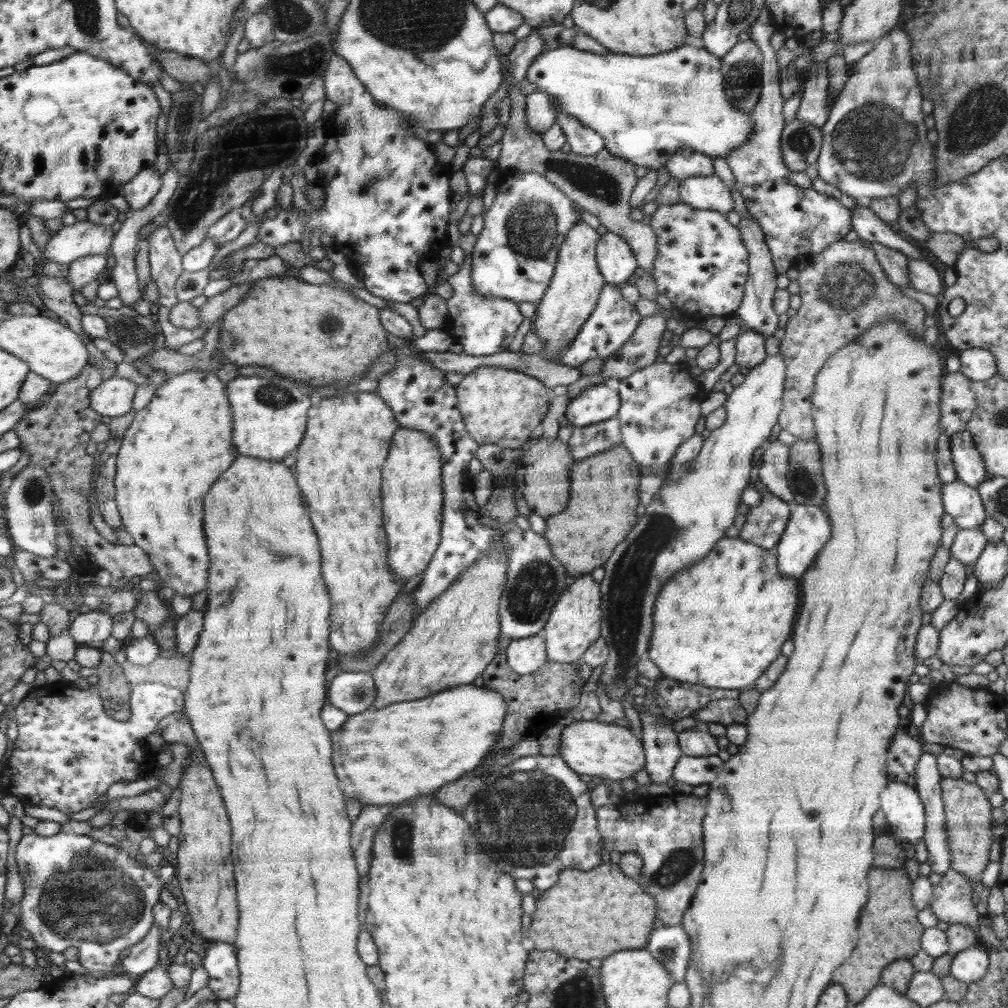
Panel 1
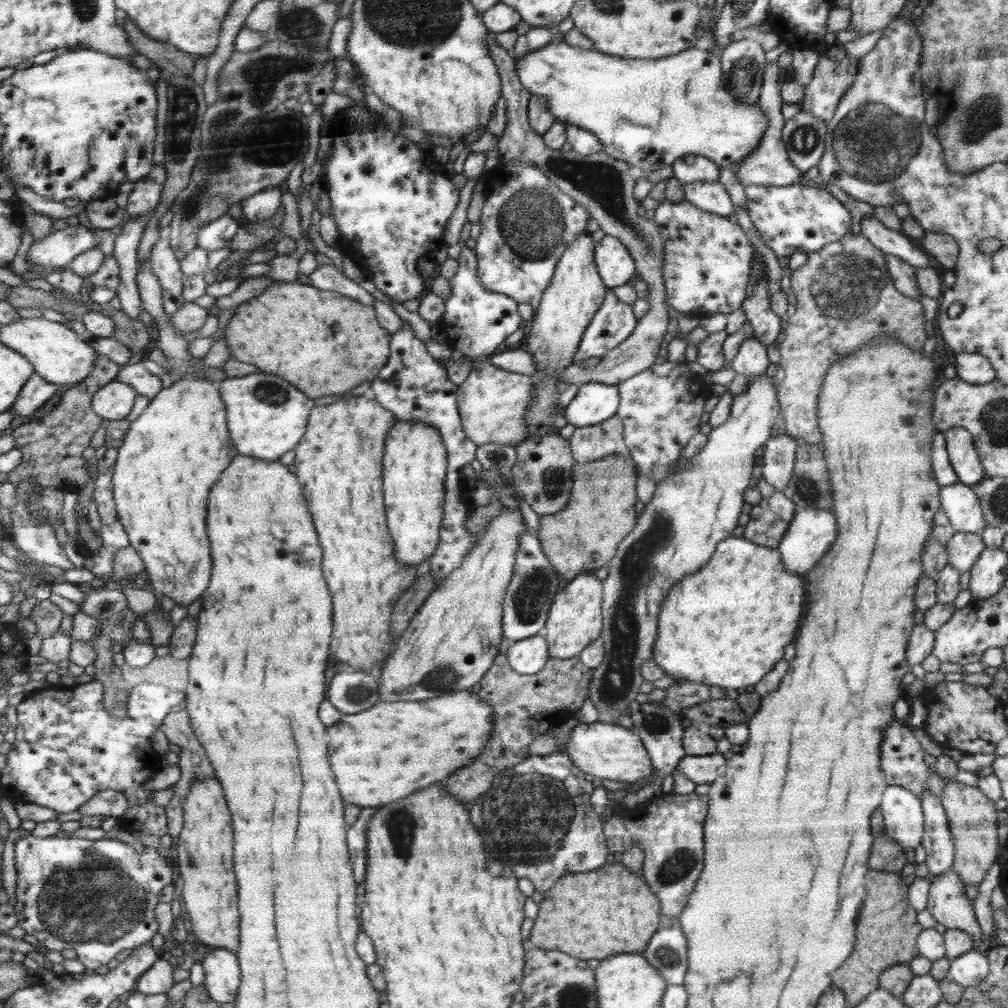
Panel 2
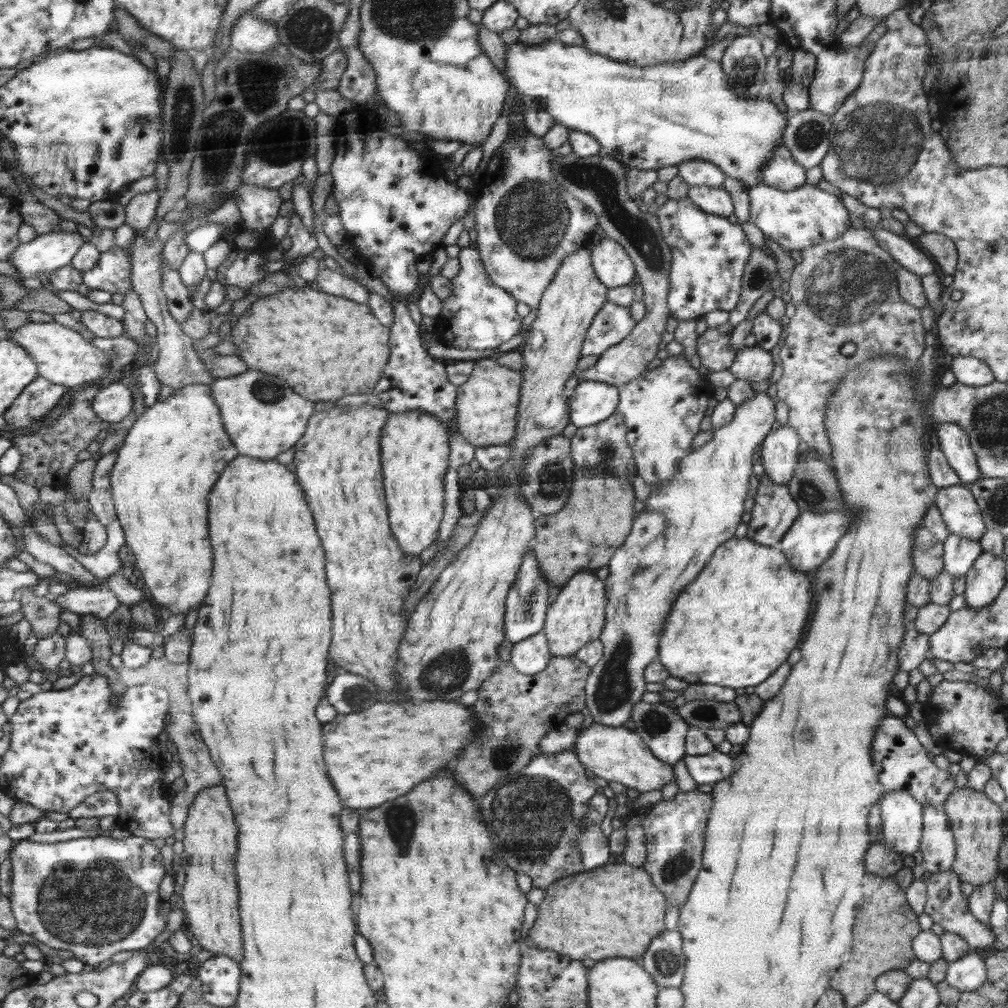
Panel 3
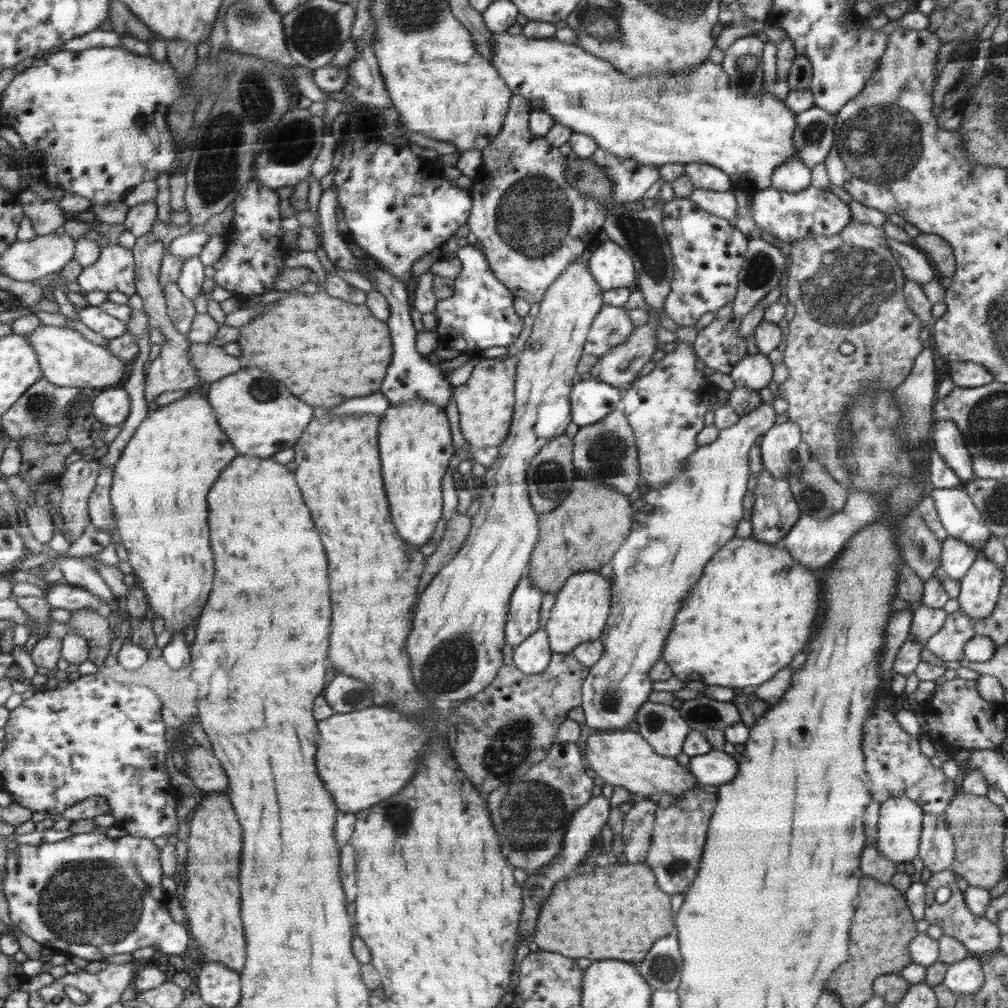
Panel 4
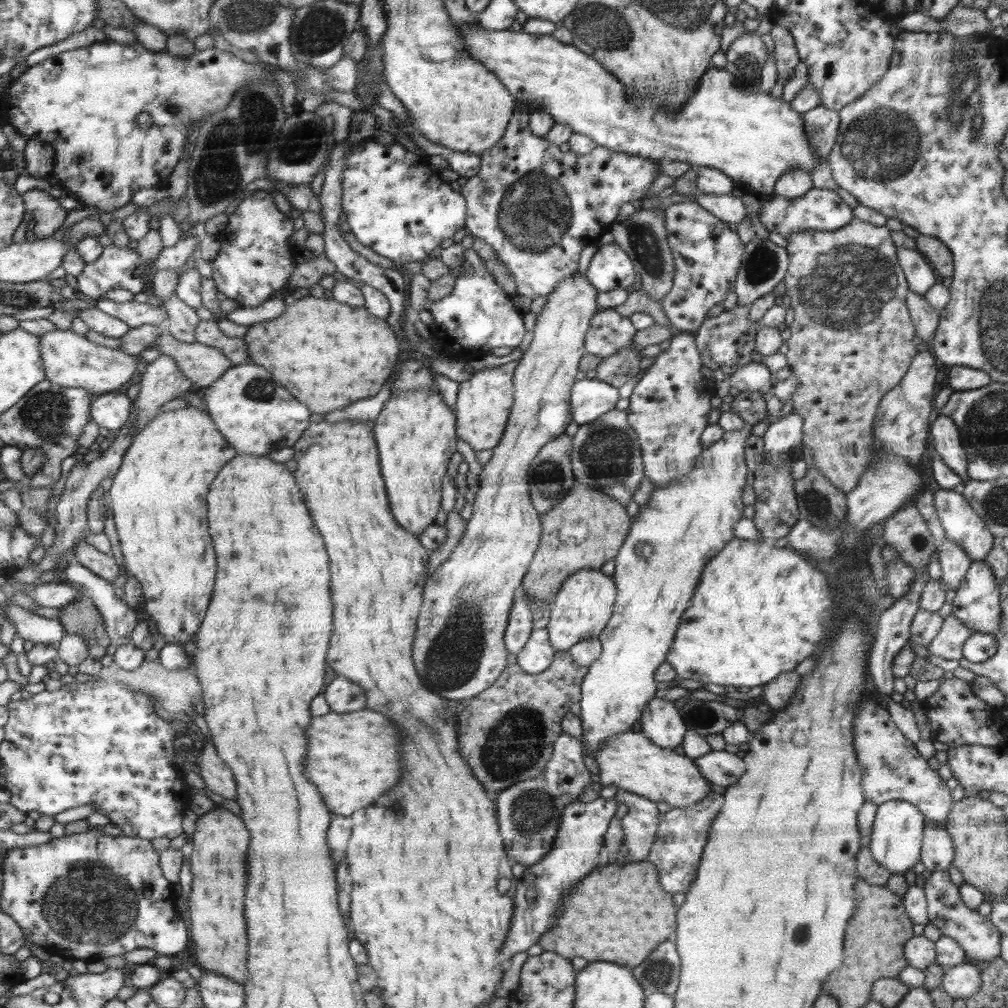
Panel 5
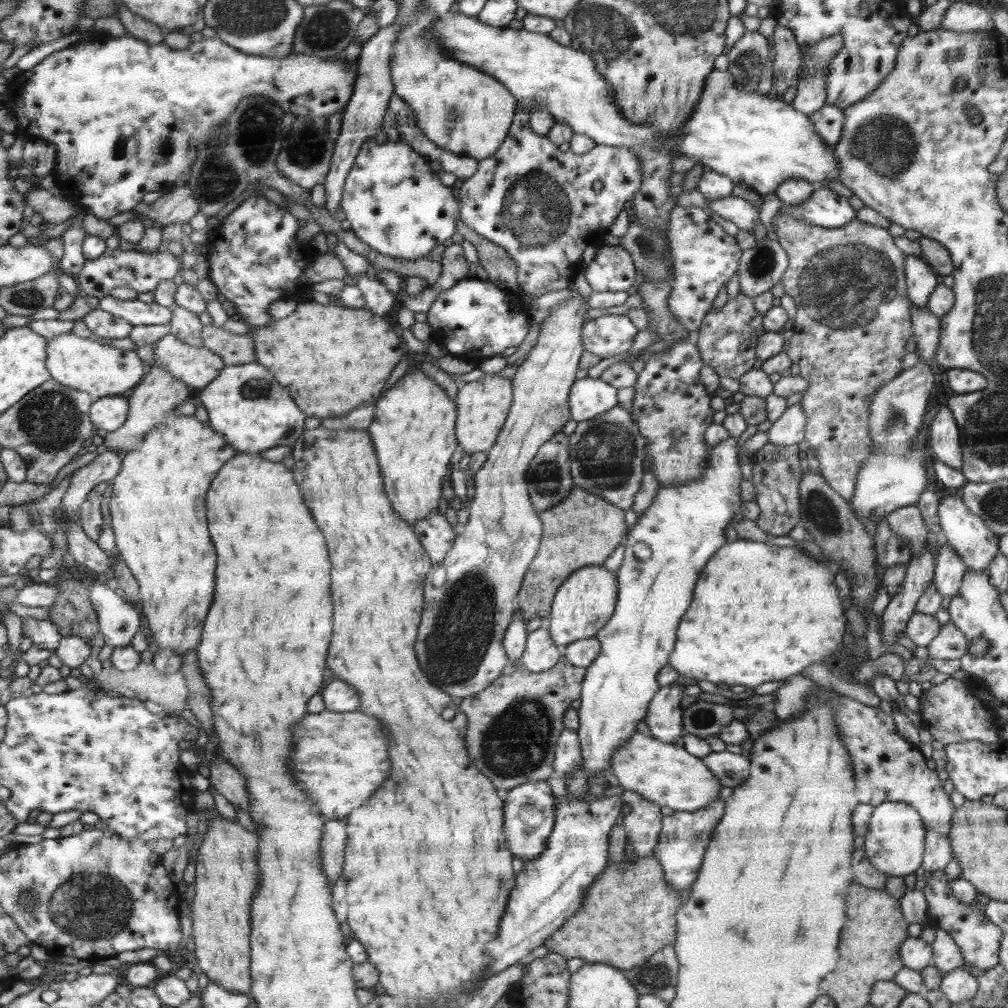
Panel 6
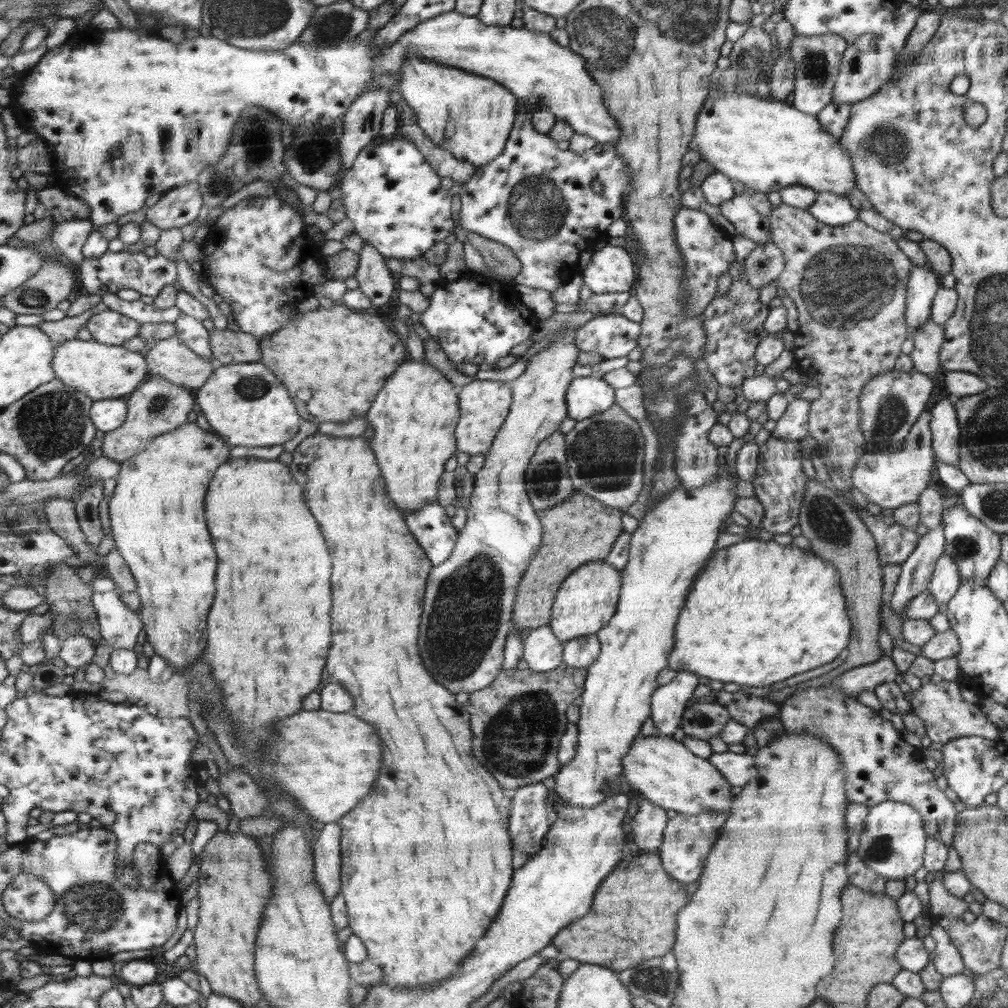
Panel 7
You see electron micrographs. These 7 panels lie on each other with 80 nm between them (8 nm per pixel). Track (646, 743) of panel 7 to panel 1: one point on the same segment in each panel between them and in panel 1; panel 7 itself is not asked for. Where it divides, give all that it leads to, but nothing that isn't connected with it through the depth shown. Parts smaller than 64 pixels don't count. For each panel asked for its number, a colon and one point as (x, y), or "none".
1: (590, 747)
2: (607, 751)
3: (617, 754)
4: (620, 757)
5: (630, 761)
6: (666, 775)

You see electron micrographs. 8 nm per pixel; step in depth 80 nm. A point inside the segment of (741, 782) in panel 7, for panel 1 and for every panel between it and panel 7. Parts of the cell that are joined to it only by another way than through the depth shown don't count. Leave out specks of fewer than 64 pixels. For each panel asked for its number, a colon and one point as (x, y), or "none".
1: (691, 770)
2: (704, 769)
3: (715, 767)
4: (716, 767)
5: (720, 767)
6: (732, 770)

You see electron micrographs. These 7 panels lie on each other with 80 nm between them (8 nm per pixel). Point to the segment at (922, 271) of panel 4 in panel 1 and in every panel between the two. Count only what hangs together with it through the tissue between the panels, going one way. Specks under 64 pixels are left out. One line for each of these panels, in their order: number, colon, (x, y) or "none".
1: (868, 226)
2: (892, 242)
3: (902, 249)

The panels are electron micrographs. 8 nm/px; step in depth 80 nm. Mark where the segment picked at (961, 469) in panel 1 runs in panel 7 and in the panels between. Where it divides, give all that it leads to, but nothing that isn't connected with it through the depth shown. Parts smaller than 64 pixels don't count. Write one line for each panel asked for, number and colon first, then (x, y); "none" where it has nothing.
2: (963, 456)
3: (954, 442)
4: (949, 441)
5: (945, 435)
6: (944, 435)
7: (943, 424)

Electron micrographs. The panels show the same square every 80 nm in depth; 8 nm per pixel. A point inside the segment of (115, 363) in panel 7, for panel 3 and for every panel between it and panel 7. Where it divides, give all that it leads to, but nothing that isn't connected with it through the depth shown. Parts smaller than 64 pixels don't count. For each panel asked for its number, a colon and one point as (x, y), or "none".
3: (63, 357)
4: (66, 358)
5: (70, 360)
6: (81, 363)

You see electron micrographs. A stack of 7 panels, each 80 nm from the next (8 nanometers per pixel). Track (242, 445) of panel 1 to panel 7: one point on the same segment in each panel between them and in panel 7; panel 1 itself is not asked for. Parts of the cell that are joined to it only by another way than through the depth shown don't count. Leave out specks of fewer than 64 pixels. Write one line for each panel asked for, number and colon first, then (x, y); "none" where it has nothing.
2: (268, 415)
3: (262, 414)
4: (255, 409)
5: (255, 413)
6: (245, 402)
7: (245, 403)

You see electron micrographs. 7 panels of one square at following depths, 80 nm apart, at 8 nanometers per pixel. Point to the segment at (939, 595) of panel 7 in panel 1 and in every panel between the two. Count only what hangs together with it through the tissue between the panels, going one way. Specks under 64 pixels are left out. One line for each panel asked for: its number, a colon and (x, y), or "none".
1: (969, 543)
2: (963, 549)
3: (959, 553)
4: (956, 556)
5: (954, 562)
6: (949, 570)

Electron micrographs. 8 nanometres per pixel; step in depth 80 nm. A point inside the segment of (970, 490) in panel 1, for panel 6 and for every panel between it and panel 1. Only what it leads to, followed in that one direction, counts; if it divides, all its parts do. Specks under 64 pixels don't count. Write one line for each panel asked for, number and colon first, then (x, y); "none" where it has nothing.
2: (960, 503)
3: (959, 511)
4: (961, 519)
5: (961, 524)
6: (964, 532)

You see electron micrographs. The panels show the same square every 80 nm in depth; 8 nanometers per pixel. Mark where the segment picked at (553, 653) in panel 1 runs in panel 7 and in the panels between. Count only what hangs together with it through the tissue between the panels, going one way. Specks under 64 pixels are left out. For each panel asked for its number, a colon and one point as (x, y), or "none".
2: (574, 621)
3: (577, 616)
4: (581, 608)
5: (583, 606)
6: (584, 603)
7: (586, 601)

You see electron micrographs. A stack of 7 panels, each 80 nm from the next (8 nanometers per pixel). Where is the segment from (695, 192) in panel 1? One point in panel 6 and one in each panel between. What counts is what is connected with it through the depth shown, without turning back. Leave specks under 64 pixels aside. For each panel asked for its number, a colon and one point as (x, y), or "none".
2: (713, 197)
3: (714, 199)
4: (723, 203)
5: (728, 207)
6: (741, 211)

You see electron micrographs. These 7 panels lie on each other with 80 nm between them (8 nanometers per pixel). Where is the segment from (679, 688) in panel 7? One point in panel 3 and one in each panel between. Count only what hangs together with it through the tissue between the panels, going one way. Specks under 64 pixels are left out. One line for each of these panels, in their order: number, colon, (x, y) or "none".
3: (661, 728)
4: (660, 724)
5: (661, 722)
6: (664, 719)

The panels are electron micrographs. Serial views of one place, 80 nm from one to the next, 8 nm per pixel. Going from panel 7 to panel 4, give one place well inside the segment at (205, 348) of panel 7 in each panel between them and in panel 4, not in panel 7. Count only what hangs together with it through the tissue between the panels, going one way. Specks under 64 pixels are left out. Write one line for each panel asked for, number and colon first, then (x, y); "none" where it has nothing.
4: (180, 309)
5: (182, 320)
6: (185, 325)

